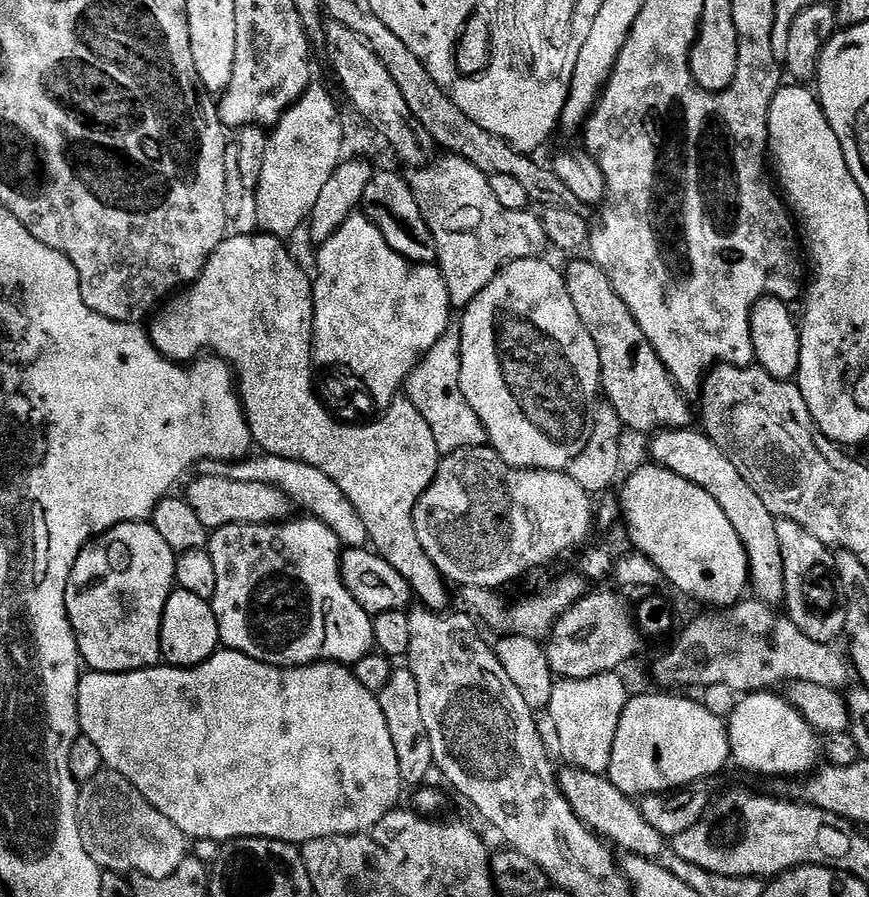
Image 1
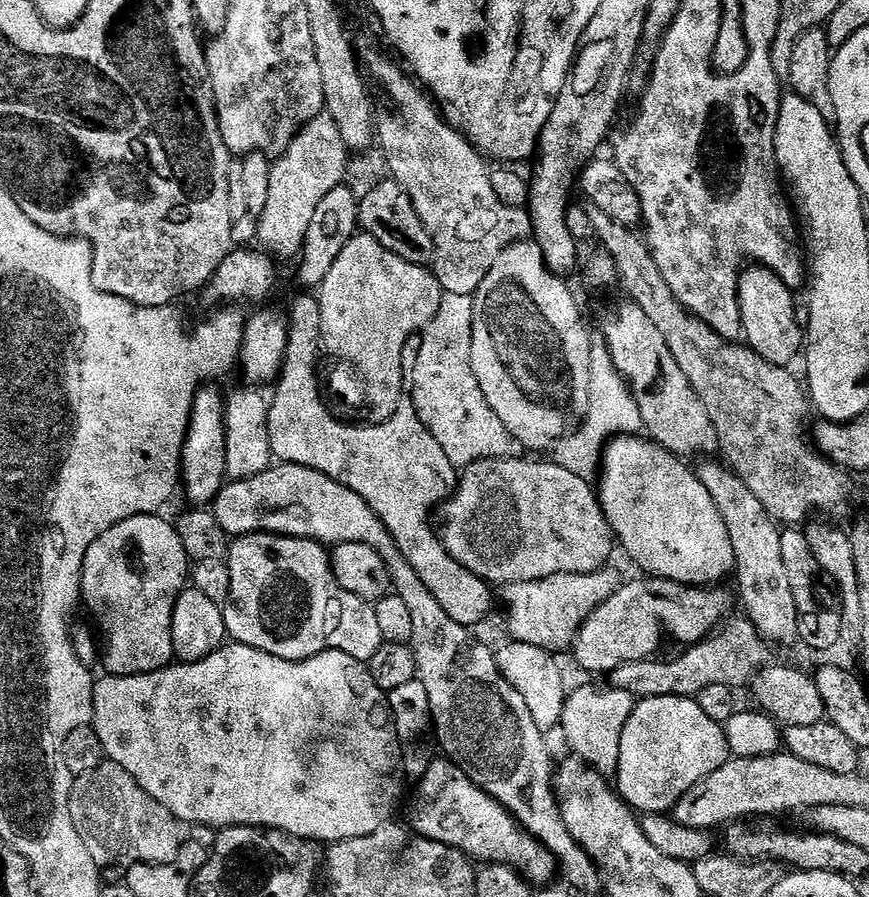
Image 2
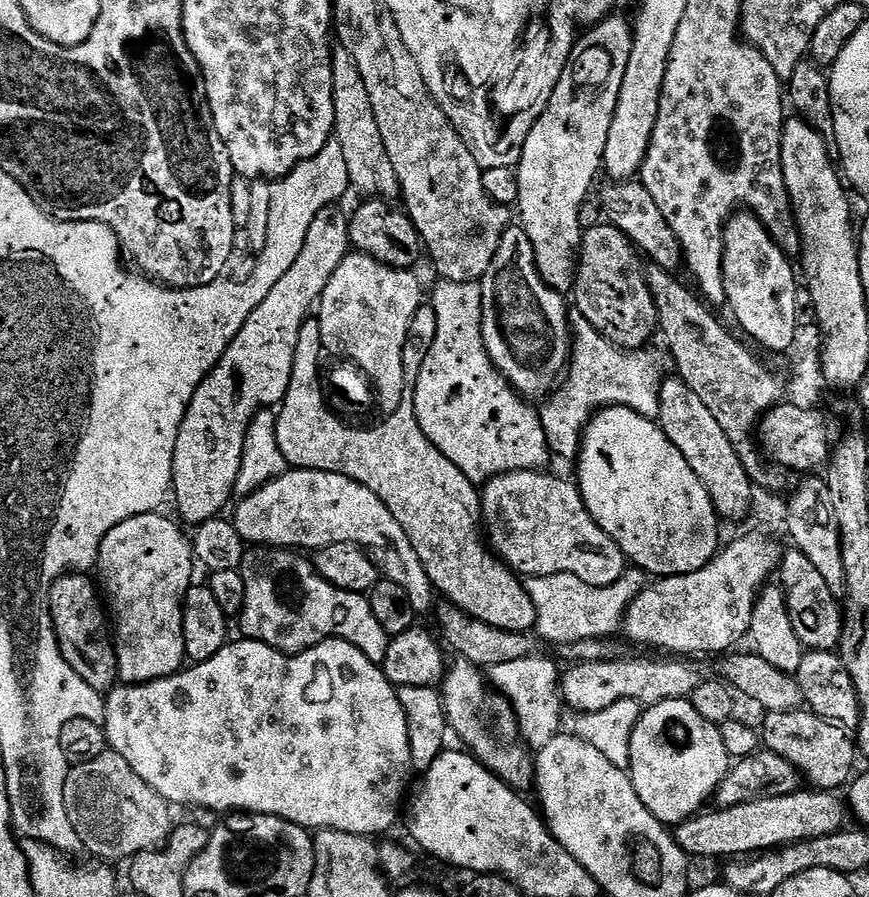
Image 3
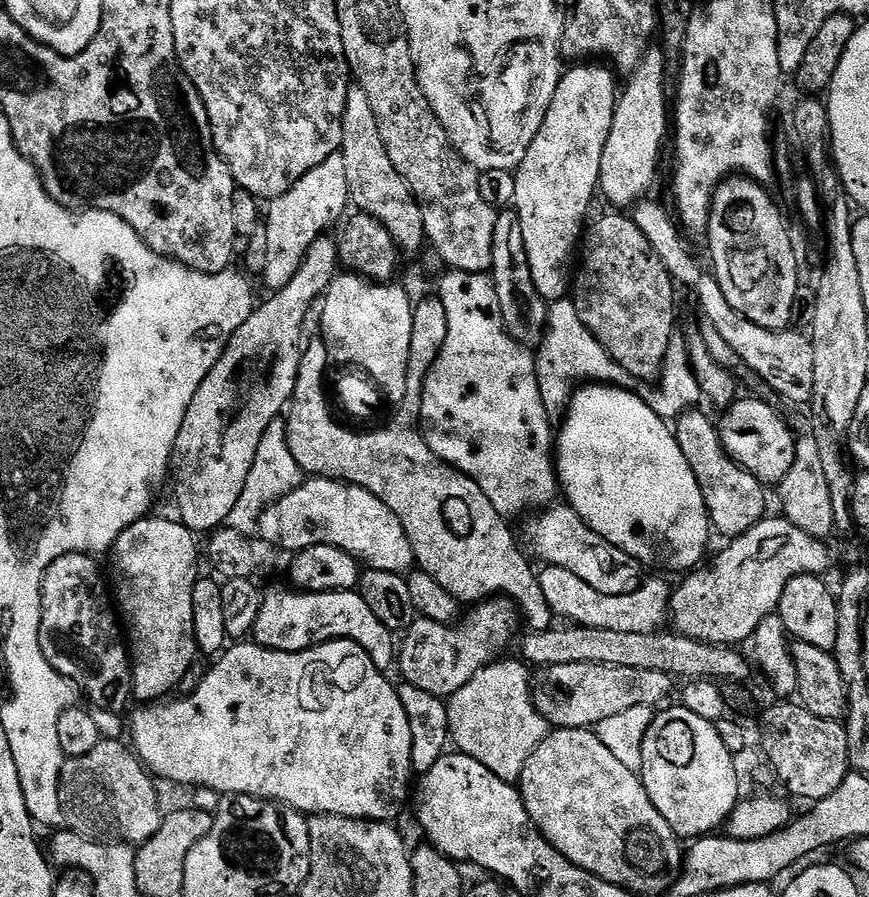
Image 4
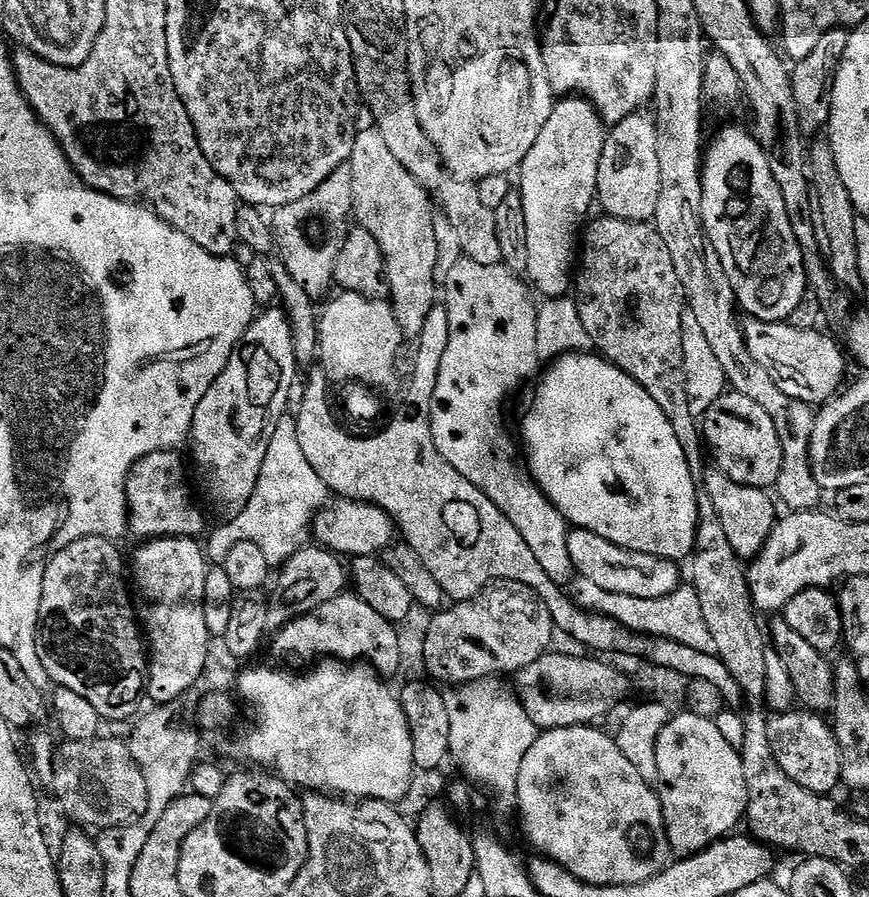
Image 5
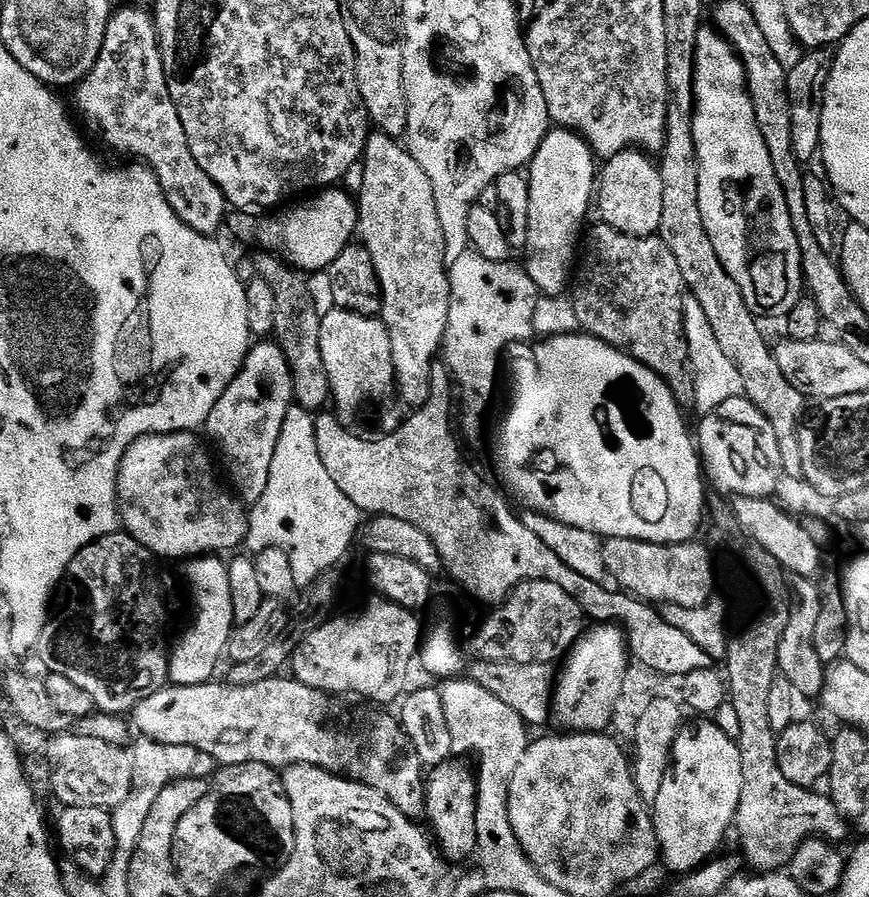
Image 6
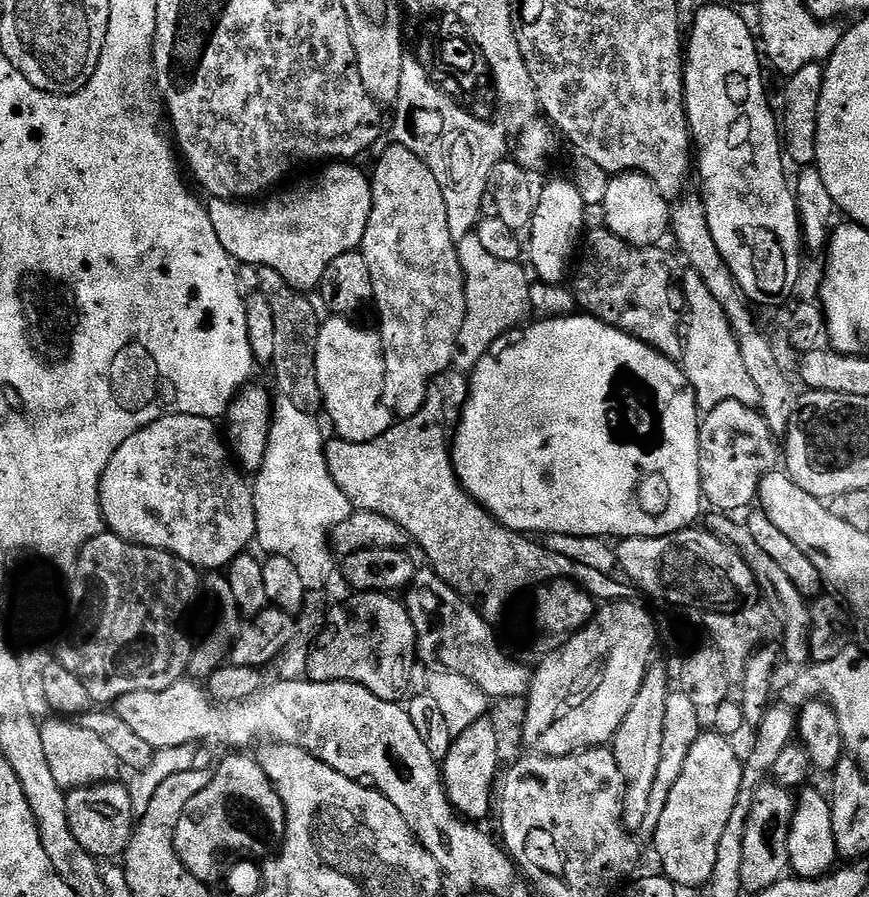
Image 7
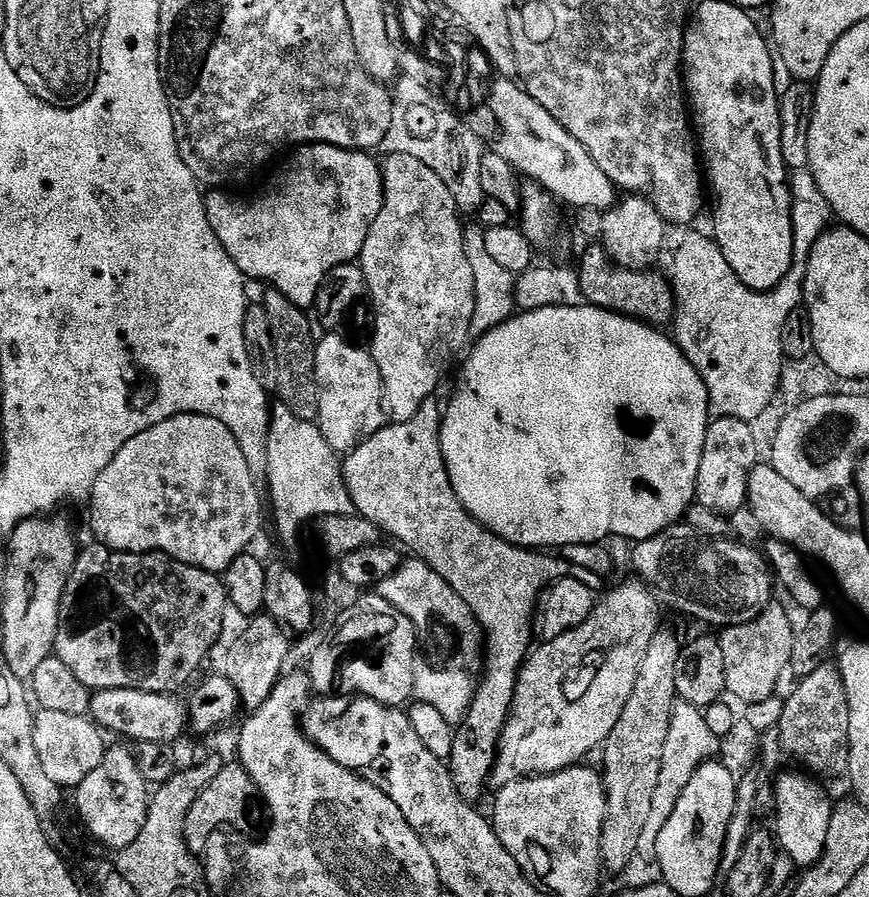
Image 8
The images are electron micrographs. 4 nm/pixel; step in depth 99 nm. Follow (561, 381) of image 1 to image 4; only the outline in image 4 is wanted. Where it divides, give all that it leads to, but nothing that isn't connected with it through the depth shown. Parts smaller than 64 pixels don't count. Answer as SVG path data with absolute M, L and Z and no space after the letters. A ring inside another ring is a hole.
M504 210L497 215L490 275L496 287L498 306L508 334L522 345L539 345L540 339L544 337L549 301L542 299L534 286L530 262L526 258L526 242L522 238L522 222L515 210Z

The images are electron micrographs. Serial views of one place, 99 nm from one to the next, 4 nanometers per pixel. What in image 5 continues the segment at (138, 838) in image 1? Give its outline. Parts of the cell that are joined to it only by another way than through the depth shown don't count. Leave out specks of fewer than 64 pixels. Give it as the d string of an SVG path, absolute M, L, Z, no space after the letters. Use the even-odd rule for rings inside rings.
M69 740L61 743L55 749L52 758L52 788L60 799L62 807L68 811L73 825L84 830L103 830L106 828L120 828L124 824L133 823L146 810L146 782L142 779L142 770L138 770L138 762L130 754L127 743L120 740Z

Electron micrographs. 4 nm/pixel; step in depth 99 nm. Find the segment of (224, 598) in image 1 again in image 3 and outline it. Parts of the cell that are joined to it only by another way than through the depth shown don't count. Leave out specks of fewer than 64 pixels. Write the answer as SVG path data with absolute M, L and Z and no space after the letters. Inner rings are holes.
M263 546L245 551L238 569L242 582L246 586L246 602L238 617L240 628L244 631L241 633L249 640L257 640L289 654L305 652L308 648L318 646L323 640L345 640L358 646L358 650L362 650L362 654L366 654L370 662L383 665L390 638L386 630L382 630L378 618L374 618L374 610L370 610L367 595L338 590L333 584L323 580L316 572L315 563L304 556L307 555L296 550Z

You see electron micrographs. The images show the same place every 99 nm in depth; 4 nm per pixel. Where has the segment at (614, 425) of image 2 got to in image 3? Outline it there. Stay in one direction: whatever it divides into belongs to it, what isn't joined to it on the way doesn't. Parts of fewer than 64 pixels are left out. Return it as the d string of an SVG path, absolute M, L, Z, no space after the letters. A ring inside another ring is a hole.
M569 311L568 326L572 330L572 350L566 375L538 411L551 455L575 461L588 421L601 408L629 408L649 418L659 417L662 375L659 362L651 360L647 351L620 348L604 338L579 312Z

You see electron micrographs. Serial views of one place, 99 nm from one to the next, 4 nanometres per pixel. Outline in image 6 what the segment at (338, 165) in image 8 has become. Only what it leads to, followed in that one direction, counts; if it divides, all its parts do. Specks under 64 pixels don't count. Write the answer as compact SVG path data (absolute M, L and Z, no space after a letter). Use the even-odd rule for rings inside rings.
M329 186L304 199L308 198L293 208L285 207L281 216L237 211L227 217L227 227L232 227L233 234L240 240L257 240L263 251L275 252L304 274L327 270L334 258L353 243L360 226L360 209L353 193L340 186Z

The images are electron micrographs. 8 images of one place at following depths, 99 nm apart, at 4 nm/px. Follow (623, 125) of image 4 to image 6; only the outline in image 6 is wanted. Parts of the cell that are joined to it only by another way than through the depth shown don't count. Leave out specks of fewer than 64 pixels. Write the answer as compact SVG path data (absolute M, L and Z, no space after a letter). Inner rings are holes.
M629 150L610 158L598 176L598 198L602 202L605 223L628 235L655 236L662 222L662 174L659 163L640 150Z

